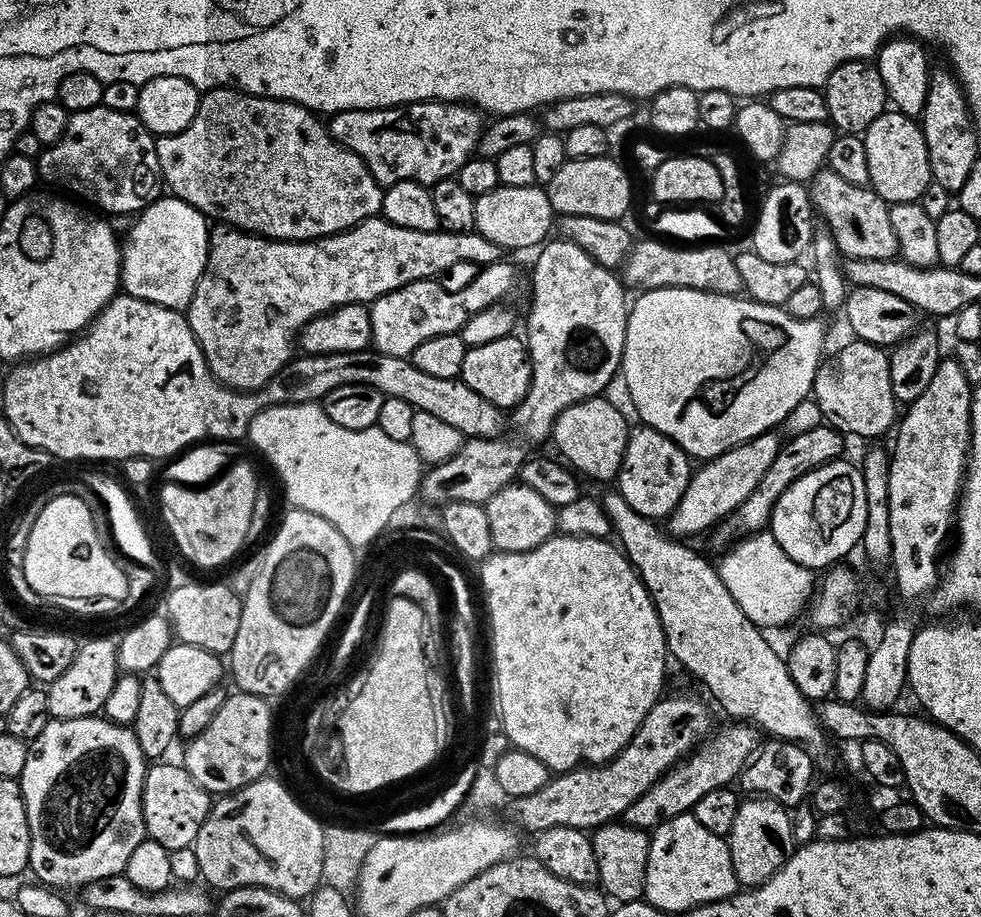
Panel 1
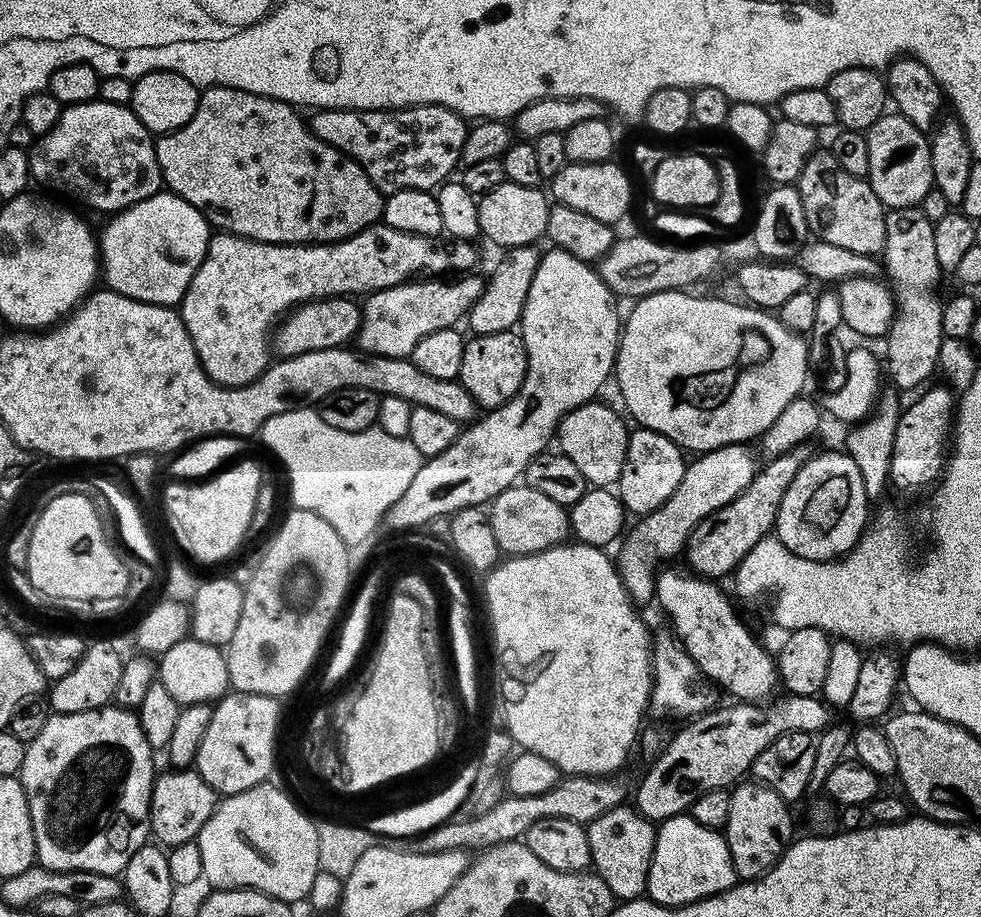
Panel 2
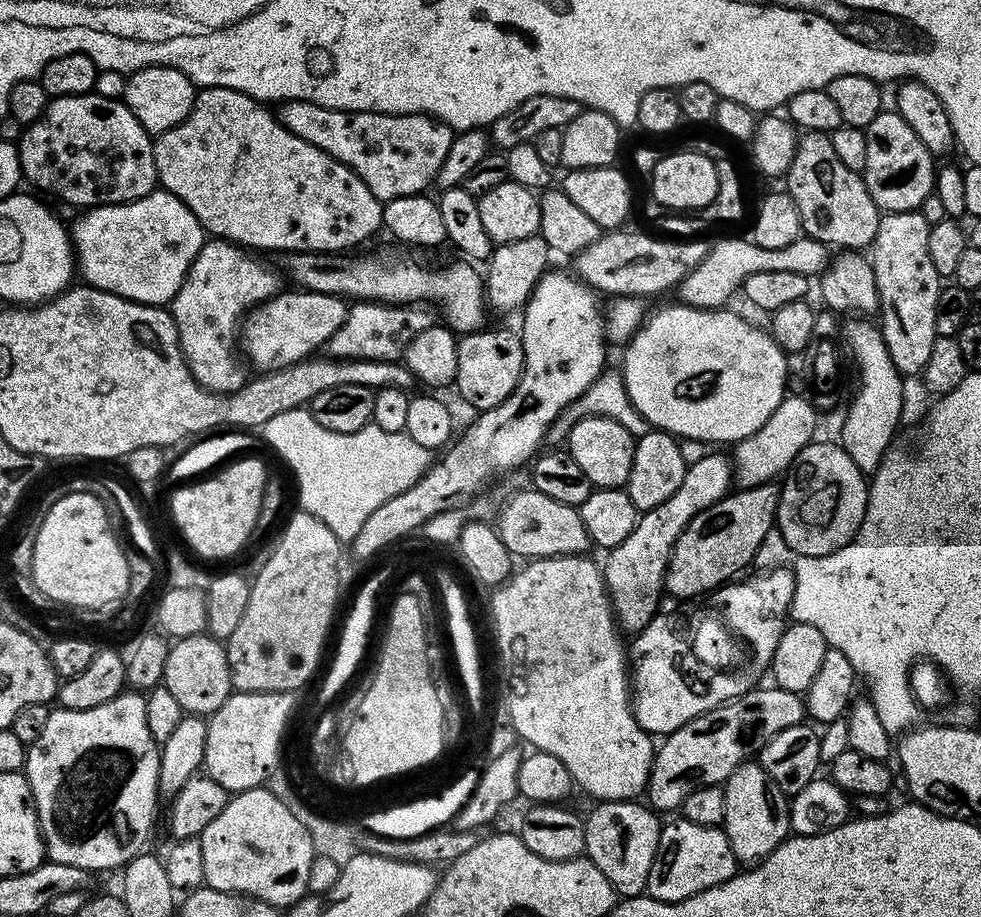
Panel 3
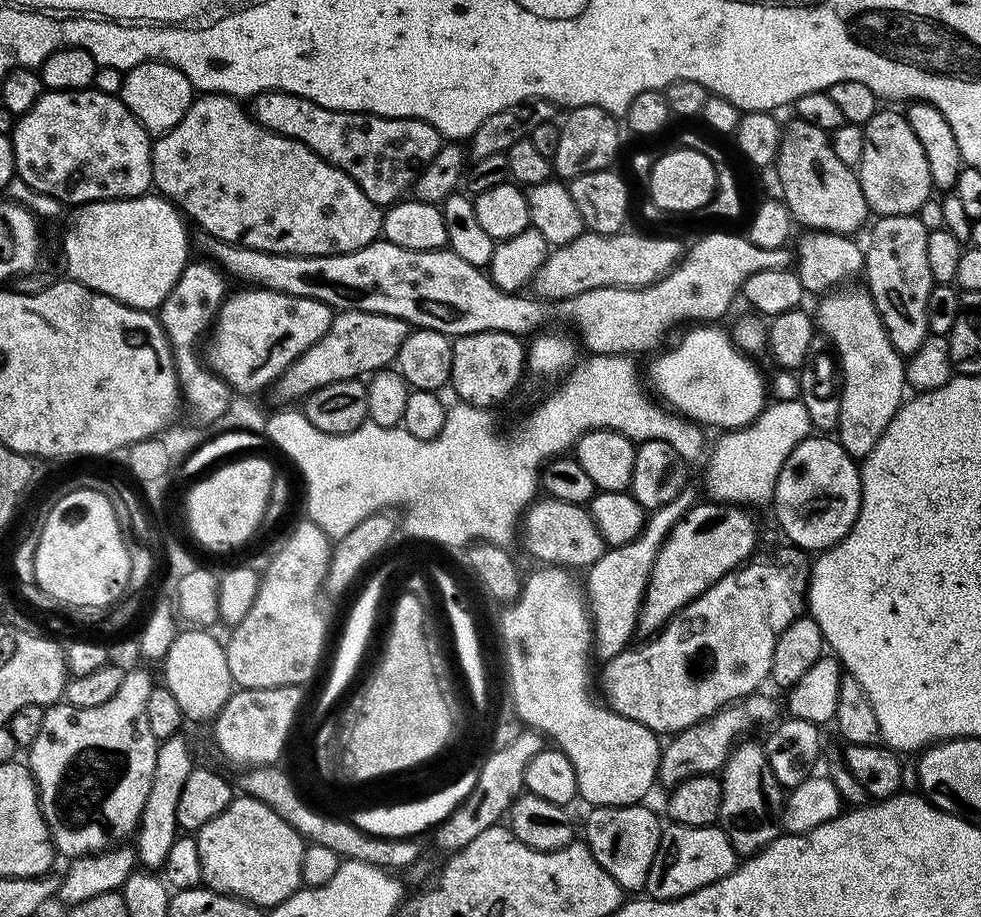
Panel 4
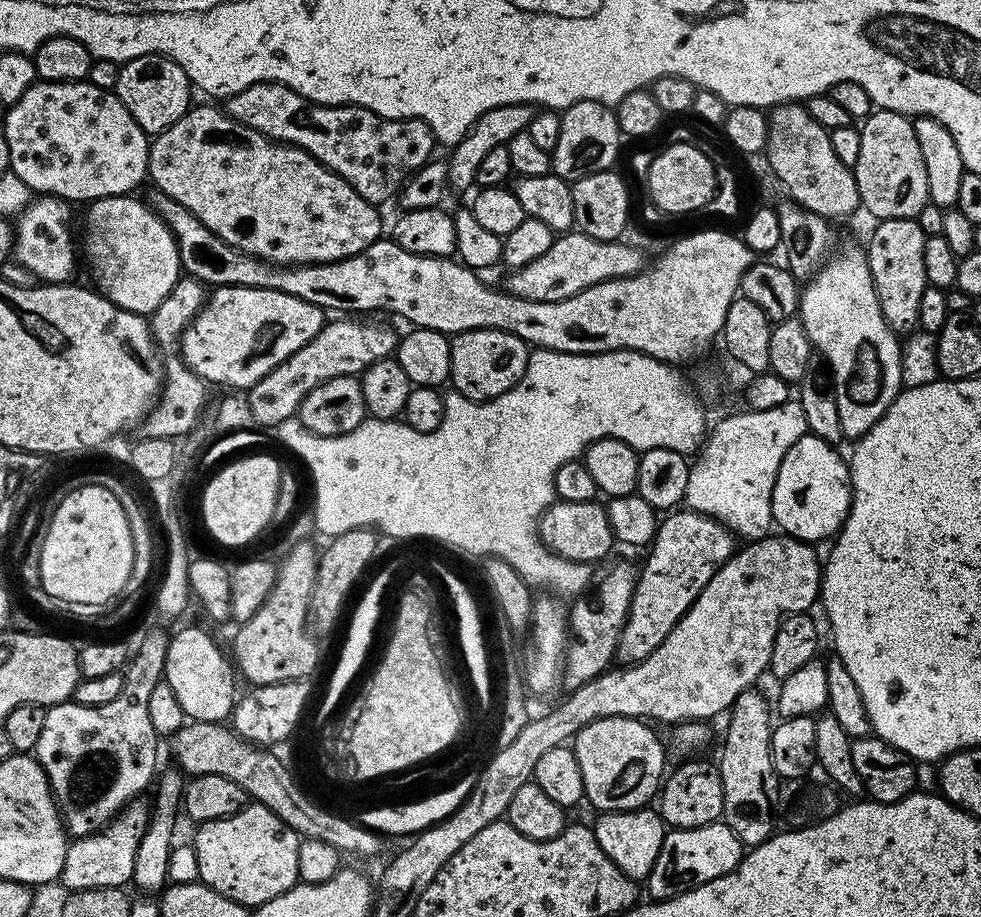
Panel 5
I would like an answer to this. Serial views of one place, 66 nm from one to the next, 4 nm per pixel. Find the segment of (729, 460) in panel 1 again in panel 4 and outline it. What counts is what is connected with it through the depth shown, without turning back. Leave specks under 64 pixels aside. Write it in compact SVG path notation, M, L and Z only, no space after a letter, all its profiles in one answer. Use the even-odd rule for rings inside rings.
M685 486L677 498L665 506L653 509L645 519L643 529L634 542L626 546L607 549L598 562L592 564L584 580L585 597L589 615L593 619L593 653L599 661L612 660L629 647L636 634L637 618L640 617L649 576L657 560L658 550L670 530L698 502L698 496L690 486Z

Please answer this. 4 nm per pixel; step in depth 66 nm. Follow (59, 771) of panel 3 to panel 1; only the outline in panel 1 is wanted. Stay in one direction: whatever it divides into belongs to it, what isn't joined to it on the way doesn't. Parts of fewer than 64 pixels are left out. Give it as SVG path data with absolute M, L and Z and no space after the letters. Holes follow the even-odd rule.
M97 714L69 720L49 719L48 725L30 741L26 766L18 781L30 826L28 868L39 883L53 889L79 889L98 878L121 875L134 848L145 840L142 818L142 782L148 764L131 727L116 724Z

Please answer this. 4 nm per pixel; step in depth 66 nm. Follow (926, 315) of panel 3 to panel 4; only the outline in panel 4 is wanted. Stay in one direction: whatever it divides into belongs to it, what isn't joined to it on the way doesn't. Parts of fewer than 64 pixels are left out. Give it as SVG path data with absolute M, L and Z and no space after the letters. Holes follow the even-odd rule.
M916 214L880 216L877 221L876 225L871 225L872 233L864 248L862 276L868 279L866 291L886 326L894 350L907 358L913 356L929 336L926 302L930 302L930 290L934 283L926 262L926 238L929 232Z

